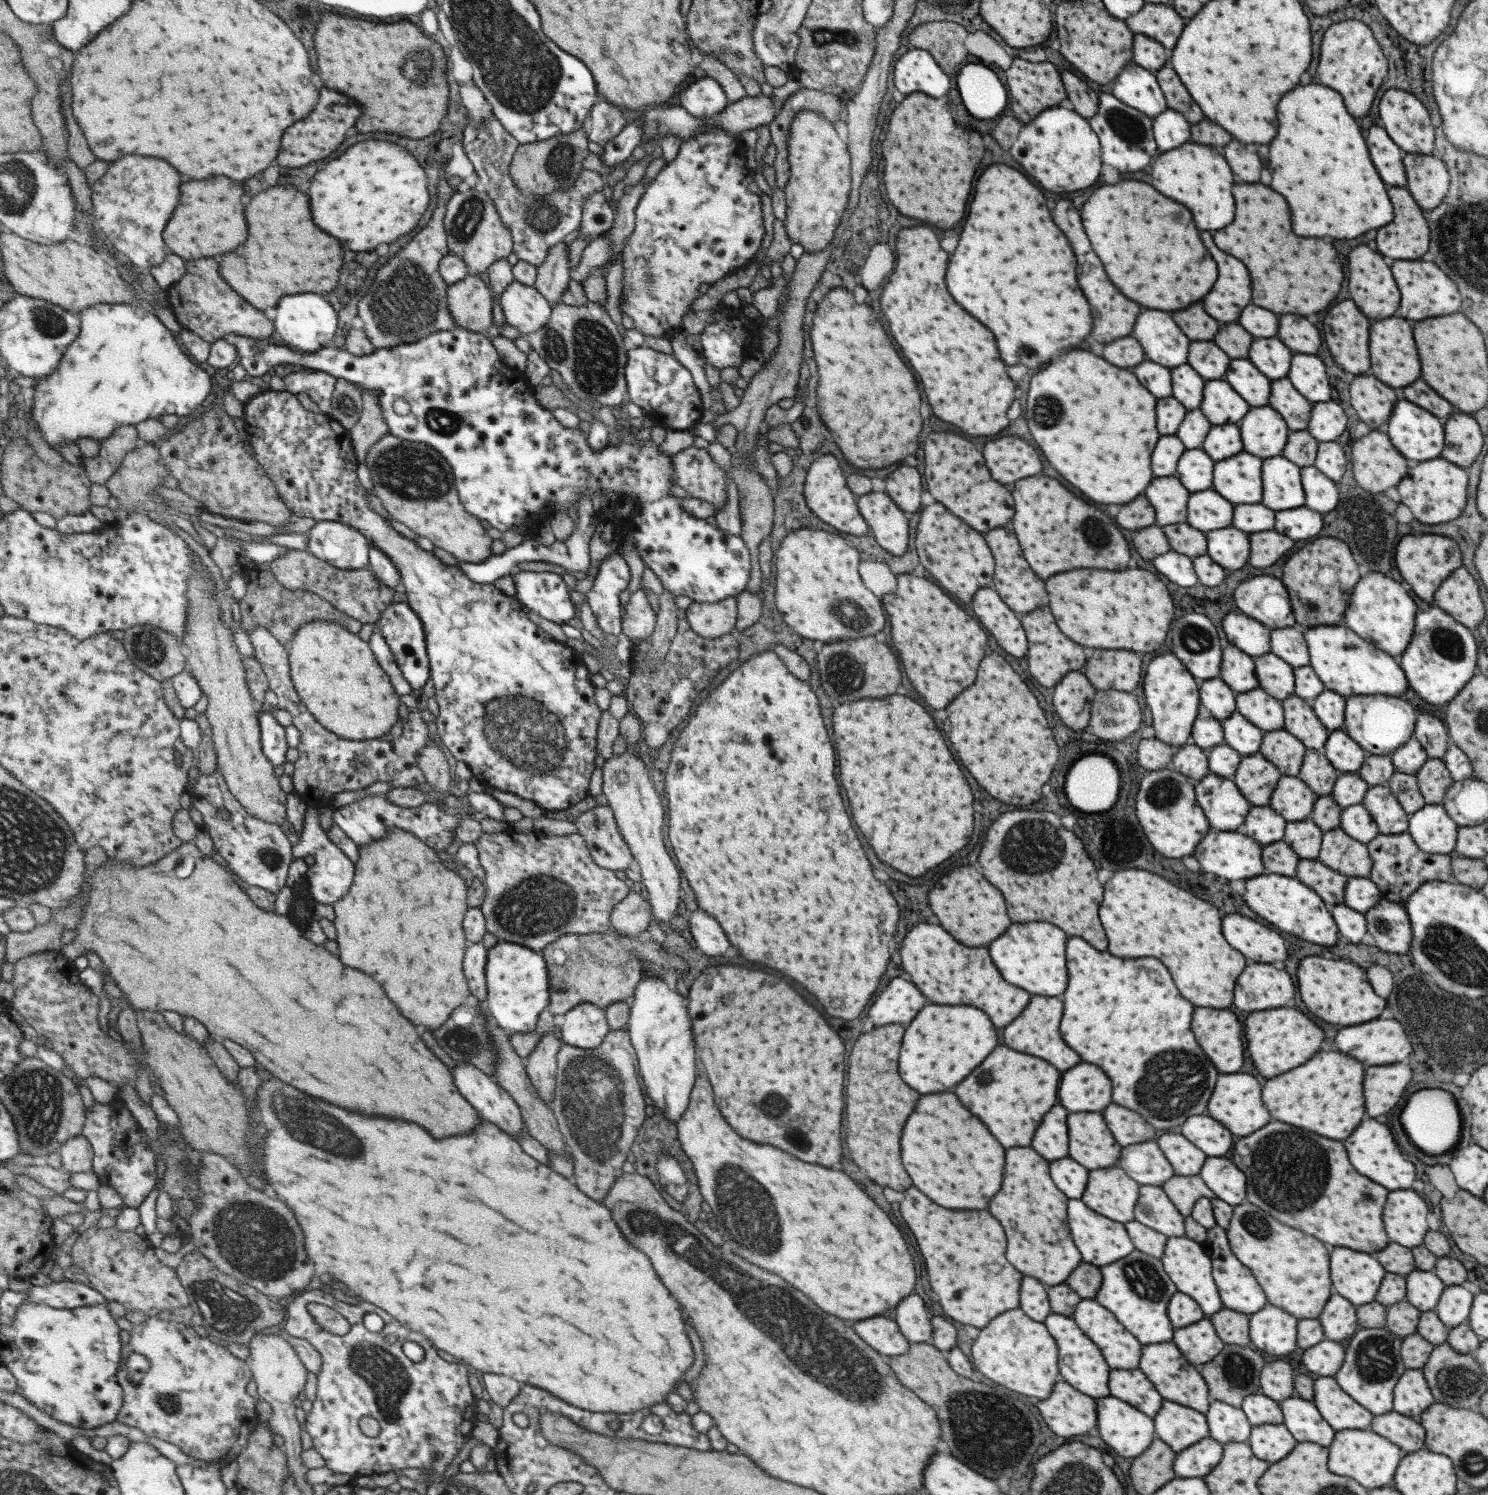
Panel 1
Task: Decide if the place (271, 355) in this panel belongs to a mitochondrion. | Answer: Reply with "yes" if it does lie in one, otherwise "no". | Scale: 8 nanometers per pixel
no

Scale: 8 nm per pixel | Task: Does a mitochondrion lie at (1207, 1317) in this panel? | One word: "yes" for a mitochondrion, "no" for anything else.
no

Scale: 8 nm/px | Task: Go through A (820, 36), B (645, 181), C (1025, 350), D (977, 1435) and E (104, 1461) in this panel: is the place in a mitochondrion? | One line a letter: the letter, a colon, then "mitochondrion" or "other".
A: mitochondrion
B: other
C: mitochondrion
D: mitochondrion
E: other

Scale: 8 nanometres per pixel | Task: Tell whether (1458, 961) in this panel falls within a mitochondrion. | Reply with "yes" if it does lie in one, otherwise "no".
yes

